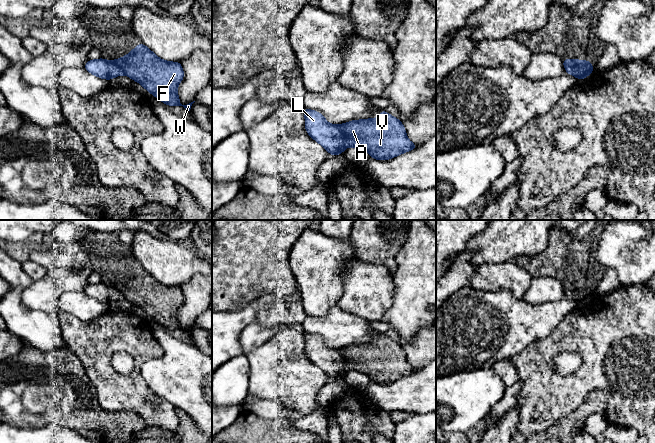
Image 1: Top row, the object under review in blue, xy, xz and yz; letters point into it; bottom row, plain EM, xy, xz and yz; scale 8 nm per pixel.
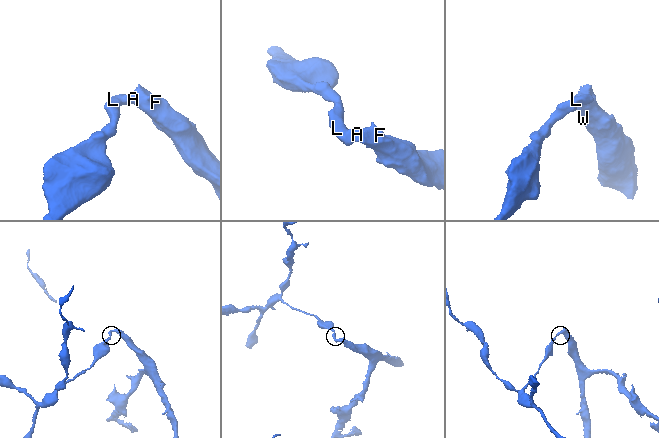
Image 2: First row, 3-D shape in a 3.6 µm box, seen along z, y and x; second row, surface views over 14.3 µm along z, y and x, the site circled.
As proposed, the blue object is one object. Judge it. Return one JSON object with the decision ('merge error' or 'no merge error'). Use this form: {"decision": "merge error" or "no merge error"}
{"decision": "merge error"}

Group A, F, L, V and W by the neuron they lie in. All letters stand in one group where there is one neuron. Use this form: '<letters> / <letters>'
A F V W / L

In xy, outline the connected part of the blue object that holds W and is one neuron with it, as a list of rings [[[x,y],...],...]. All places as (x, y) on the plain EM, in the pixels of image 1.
[[[142,266],[128,279],[111,286],[164,328],[171,331],[183,330],[190,335],[195,326],[187,329],[180,327],[177,310],[184,303],[181,287],[160,283]]]

